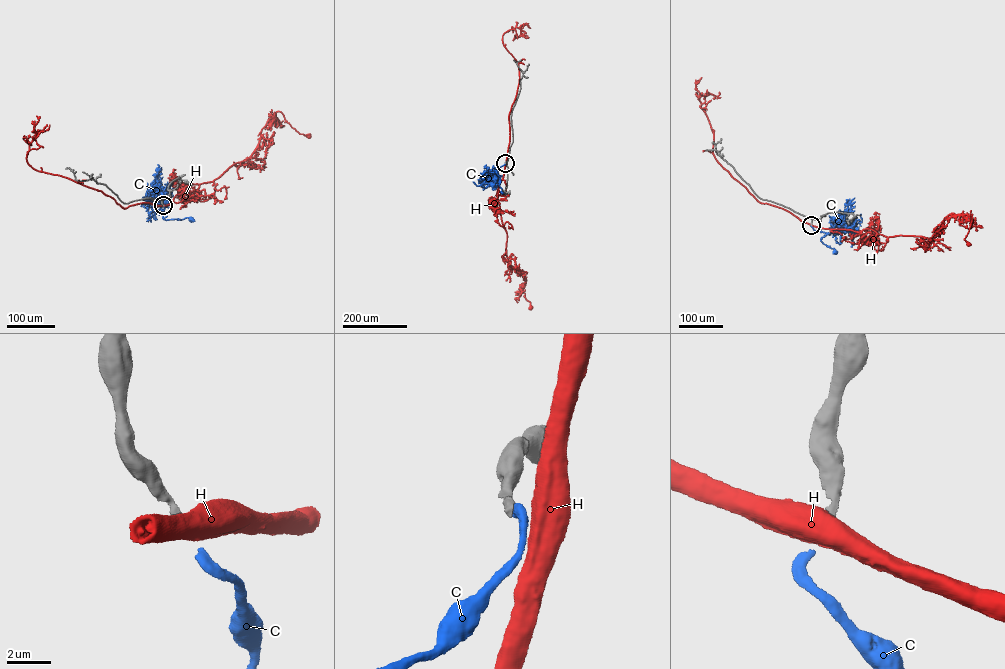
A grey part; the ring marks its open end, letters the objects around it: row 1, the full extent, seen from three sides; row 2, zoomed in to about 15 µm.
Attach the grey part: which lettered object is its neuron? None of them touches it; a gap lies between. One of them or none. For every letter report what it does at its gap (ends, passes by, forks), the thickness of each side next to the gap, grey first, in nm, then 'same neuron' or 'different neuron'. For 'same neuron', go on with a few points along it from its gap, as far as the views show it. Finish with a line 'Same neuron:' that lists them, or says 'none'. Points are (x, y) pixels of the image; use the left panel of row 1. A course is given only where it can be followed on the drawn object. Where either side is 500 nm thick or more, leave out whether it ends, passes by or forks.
C: it ends; calibres 440 and 400 nm; same neuron; course (163, 206), (164, 219), (191, 220)
H: calibres 440 and 850 nm; different neuron
Same neuron: C

